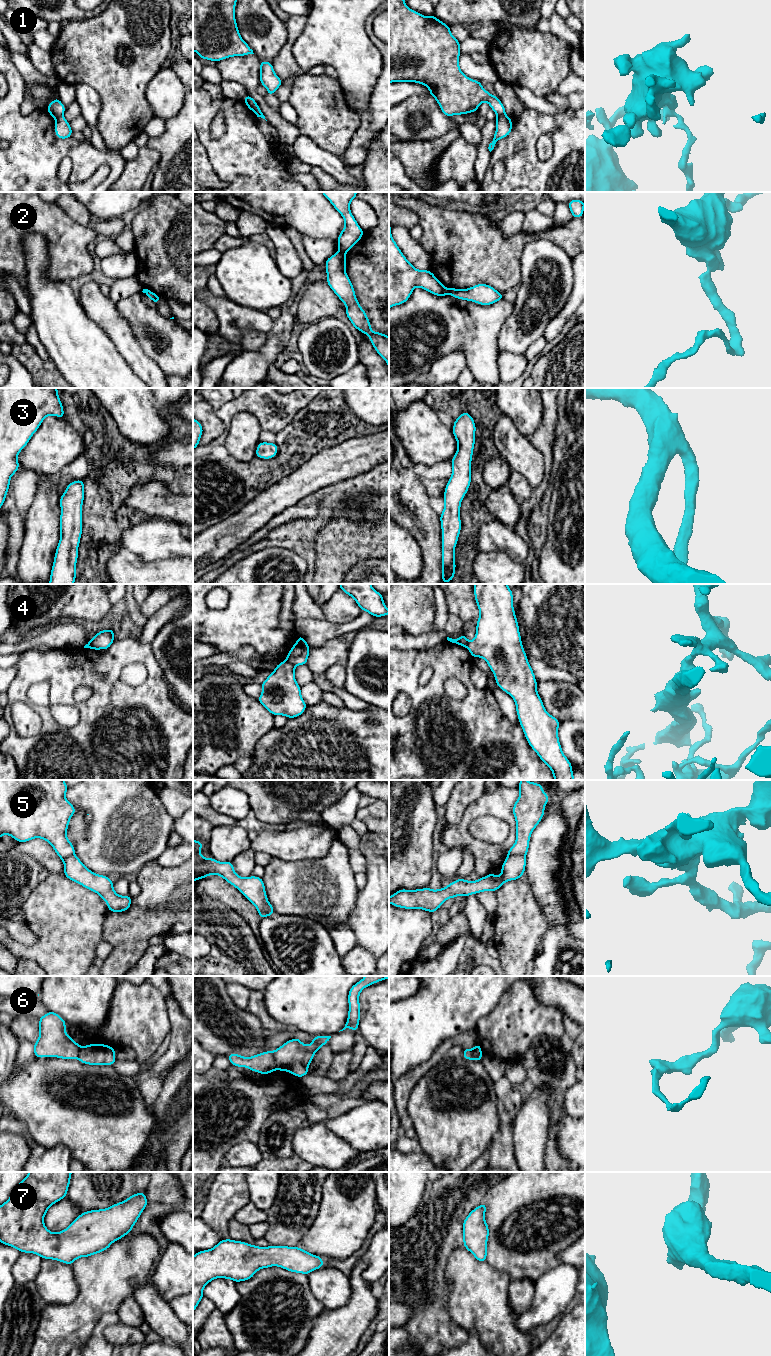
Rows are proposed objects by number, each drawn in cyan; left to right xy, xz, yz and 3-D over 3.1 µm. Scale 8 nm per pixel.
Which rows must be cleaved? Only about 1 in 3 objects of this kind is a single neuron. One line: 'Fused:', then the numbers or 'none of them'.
Fused: 1, 2, 4, 5, 6

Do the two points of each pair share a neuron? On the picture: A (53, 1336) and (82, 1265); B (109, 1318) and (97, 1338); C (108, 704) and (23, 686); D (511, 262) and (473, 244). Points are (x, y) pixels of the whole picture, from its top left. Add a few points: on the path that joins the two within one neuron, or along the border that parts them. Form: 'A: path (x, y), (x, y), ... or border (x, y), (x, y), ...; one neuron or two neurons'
A: path (71, 1318), (85, 1304), (85, 1283); one neuron
B: path (104, 1323), (97, 1333); one neuron
C: path (91, 681), (84, 674), (46, 674); one neuron
D: path (502, 262), (489, 259), (482, 253); one neuron

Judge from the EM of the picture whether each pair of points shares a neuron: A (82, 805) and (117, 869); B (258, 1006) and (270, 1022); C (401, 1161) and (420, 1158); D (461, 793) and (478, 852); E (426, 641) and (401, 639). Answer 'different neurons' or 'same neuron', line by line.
A: same neuron
B: same neuron
C: same neuron
D: different neurons
E: same neuron

